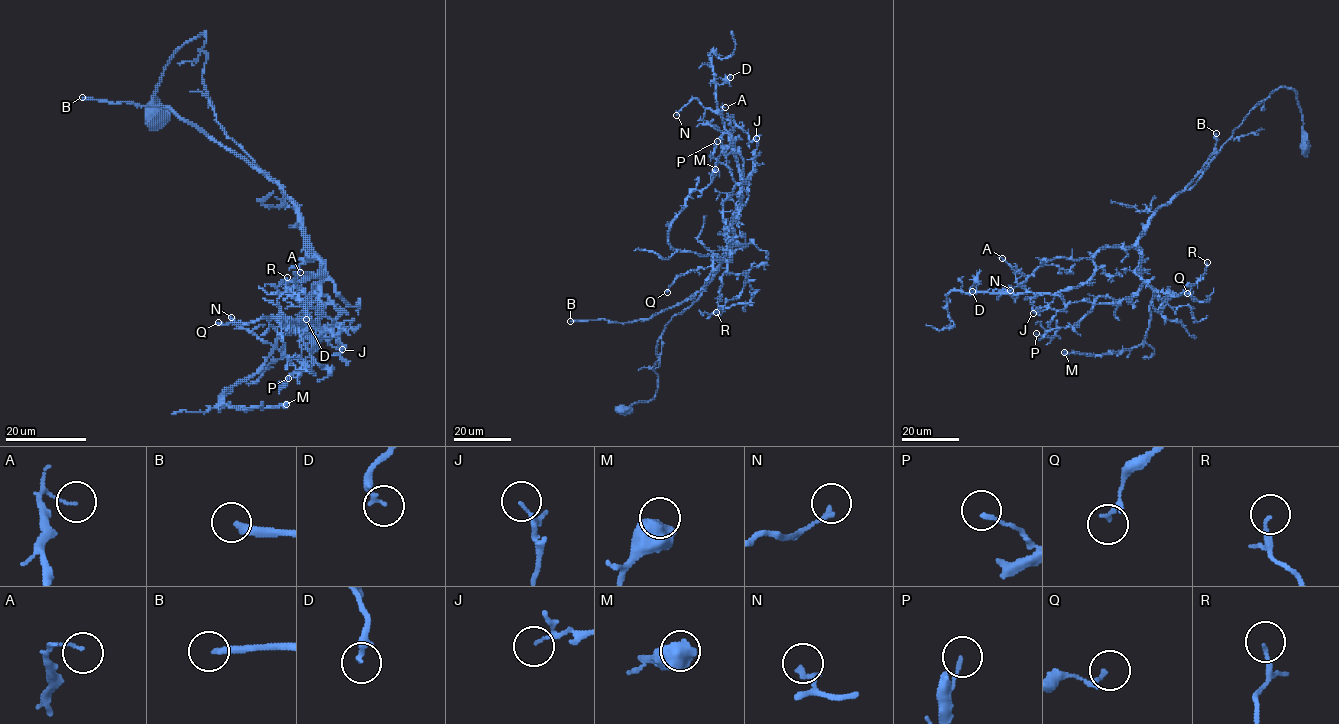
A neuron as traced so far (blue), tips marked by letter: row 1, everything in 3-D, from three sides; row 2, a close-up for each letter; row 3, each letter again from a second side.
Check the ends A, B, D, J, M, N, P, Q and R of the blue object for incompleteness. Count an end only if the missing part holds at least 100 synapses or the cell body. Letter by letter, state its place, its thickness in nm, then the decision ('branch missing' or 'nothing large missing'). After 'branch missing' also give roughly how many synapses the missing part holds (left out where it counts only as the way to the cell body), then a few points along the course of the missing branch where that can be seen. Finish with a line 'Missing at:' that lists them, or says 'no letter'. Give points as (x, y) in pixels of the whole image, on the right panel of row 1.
A: place (1002, 258); calibre 100 nm; nothing large missing
B: place (1216, 133); calibre 260 nm; branch missing; 180 synapses; course (1216, 133), (1219, 122), (1228, 126), (1215, 181), (1170, 223), (1146, 271), (1120, 287), (1124, 297)
D: place (972, 291); calibre 240 nm; nothing large missing
J: place (1033, 313); calibre 80 nm; nothing large missing
M: place (1064, 352); calibre 750 nm; nothing large missing
N: place (1010, 290); calibre 200 nm; nothing large missing
P: place (1036, 333); calibre 130 nm; nothing large missing
Q: place (1187, 293); calibre 170 nm; nothing large missing
R: place (1207, 262); calibre 140 nm; nothing large missing
Missing at: B

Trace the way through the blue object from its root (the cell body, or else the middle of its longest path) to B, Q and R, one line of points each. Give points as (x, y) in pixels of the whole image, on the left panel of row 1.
B: (155, 116), (154, 91), (169, 59), (205, 31), (202, 84), (216, 119), (266, 177), (166, 107), (82, 97)
Q: (155, 116), (169, 59), (205, 31), (202, 84), (216, 119), (292, 202), (323, 270), (281, 350), (218, 322)
R: (155, 116), (169, 59), (205, 31), (216, 119), (323, 270), (303, 321), (333, 326), (287, 277)

